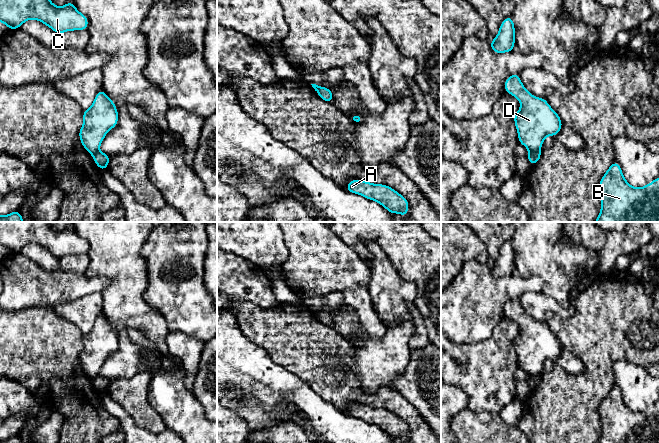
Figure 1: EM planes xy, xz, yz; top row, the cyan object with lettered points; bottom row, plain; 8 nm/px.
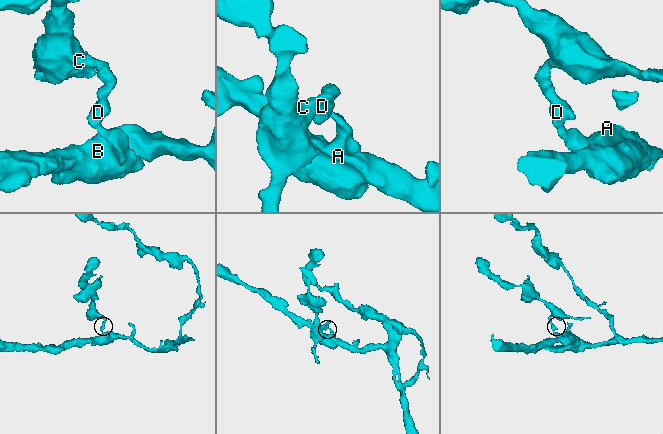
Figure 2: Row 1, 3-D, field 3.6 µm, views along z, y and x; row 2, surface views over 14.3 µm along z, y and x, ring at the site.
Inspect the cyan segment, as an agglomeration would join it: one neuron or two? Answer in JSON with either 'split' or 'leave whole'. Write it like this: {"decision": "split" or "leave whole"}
{"decision": "split"}

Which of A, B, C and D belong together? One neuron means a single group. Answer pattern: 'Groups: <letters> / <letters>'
Groups: A B / C D

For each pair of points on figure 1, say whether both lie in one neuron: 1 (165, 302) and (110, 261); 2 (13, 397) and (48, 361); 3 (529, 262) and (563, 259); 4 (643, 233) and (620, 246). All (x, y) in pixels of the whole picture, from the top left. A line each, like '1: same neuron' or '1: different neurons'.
1: different neurons
2: different neurons
3: same neuron
4: same neuron

